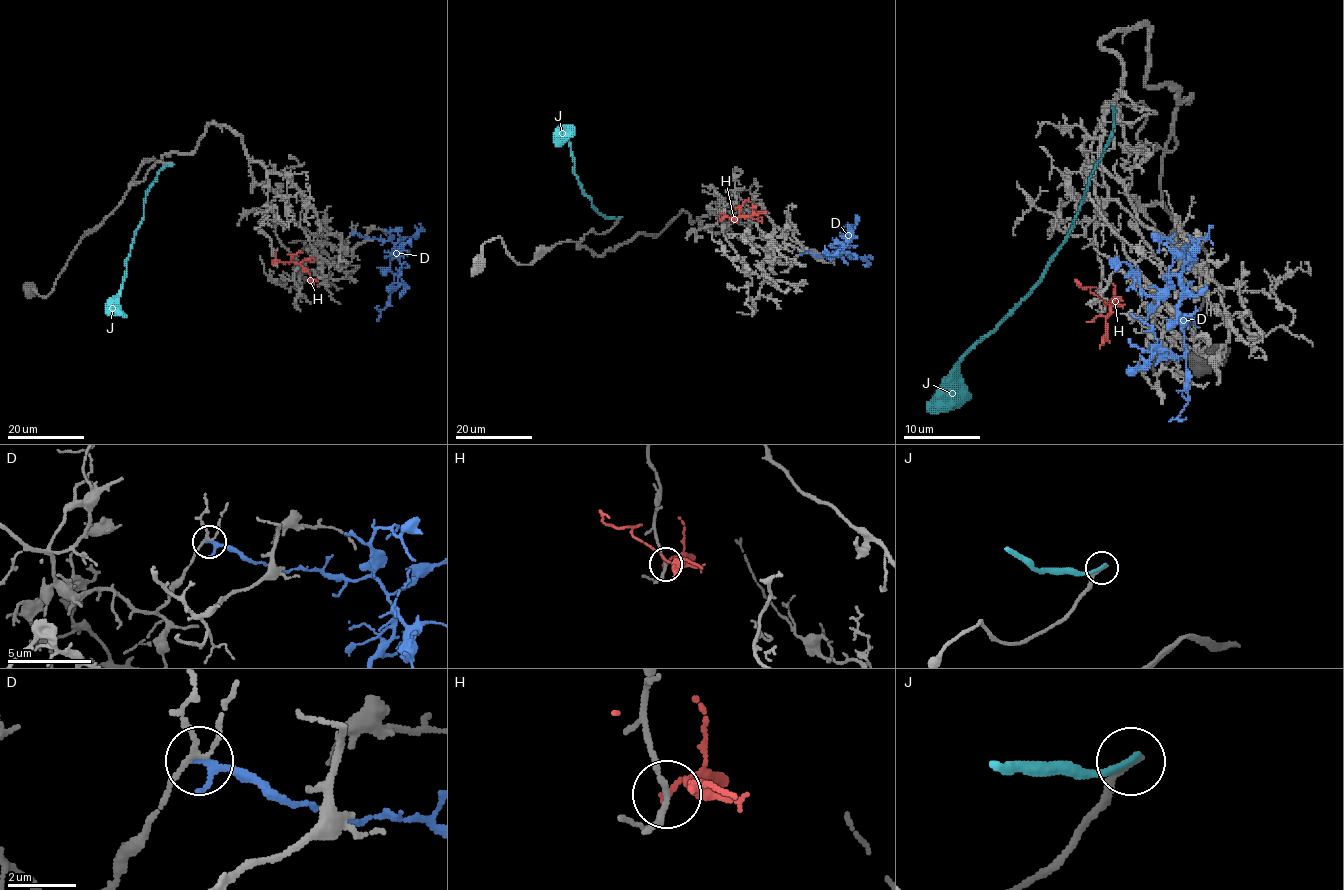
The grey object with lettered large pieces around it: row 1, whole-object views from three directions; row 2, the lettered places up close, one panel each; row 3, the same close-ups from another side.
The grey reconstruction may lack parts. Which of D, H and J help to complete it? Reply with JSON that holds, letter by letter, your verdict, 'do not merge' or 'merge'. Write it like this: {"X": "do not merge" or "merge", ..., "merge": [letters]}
{"D": "do not merge", "H": "do not merge", "J": "do not merge", "merge": []}

